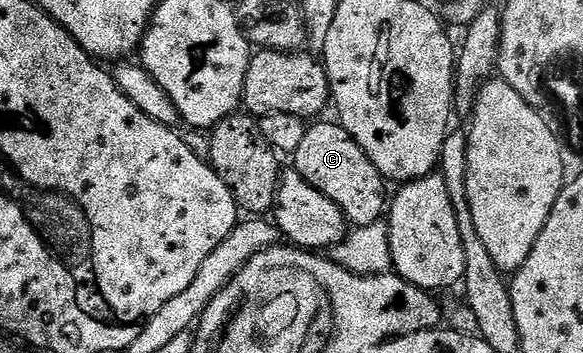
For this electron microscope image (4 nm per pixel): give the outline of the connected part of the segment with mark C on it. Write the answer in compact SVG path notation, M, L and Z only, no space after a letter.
M339 122L316 123L305 130L302 145L294 152L295 171L304 178L318 193L330 197L338 209L348 218L352 227L374 225L385 218L386 208L390 203L390 191L387 191L386 180L378 173L374 161L350 137L345 127Z

